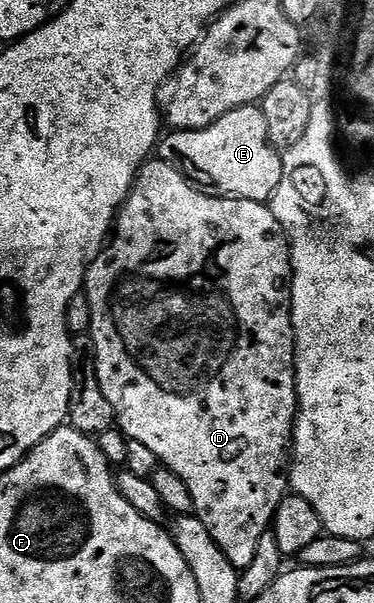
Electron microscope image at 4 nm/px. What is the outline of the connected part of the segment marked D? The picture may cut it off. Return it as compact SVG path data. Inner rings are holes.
M148 160L139 169L131 195L117 211L113 233L103 251L87 269L85 293L91 309L90 335L95 345L97 380L105 400L113 404L118 429L130 441L145 444L157 456L159 466L177 472L193 496L193 513L209 528L209 536L229 556L229 564L242 572L253 564L261 536L272 529L275 510L289 494L289 463L293 458L295 420L299 393L295 390L295 329L291 327L291 243L270 205L253 200L221 198L195 185L177 168L158 160Z

